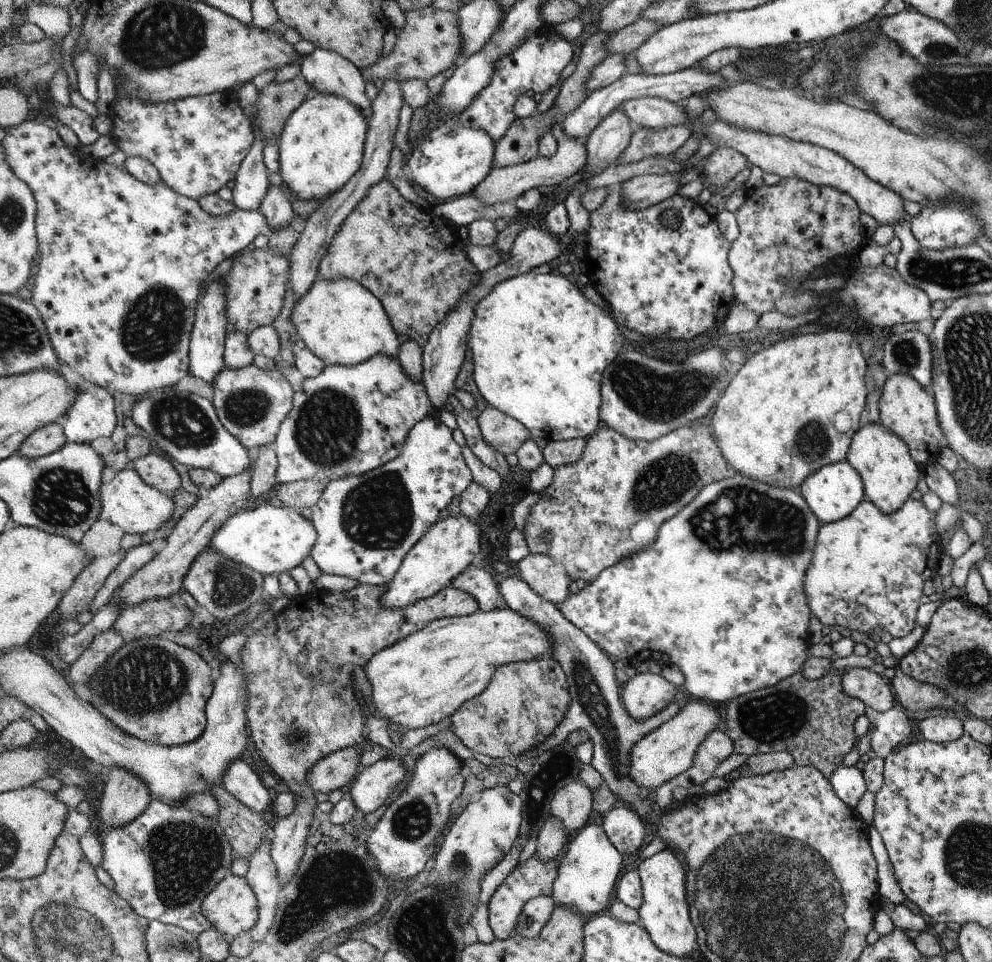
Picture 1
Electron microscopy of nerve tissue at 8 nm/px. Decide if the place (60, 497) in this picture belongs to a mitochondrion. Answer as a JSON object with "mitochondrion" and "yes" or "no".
{"mitochondrion":"yes"}

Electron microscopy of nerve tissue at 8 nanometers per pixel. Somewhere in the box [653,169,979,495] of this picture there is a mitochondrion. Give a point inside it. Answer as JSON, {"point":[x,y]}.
{"point":[812,442]}

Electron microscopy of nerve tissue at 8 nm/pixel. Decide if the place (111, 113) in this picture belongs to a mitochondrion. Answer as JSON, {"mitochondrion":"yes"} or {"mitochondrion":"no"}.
{"mitochondrion":"no"}

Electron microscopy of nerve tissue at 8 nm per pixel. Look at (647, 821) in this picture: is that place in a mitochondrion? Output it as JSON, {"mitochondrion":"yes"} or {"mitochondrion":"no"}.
{"mitochondrion":"no"}

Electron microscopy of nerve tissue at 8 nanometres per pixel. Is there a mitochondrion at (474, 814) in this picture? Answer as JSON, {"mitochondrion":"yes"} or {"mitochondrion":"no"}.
{"mitochondrion":"no"}

